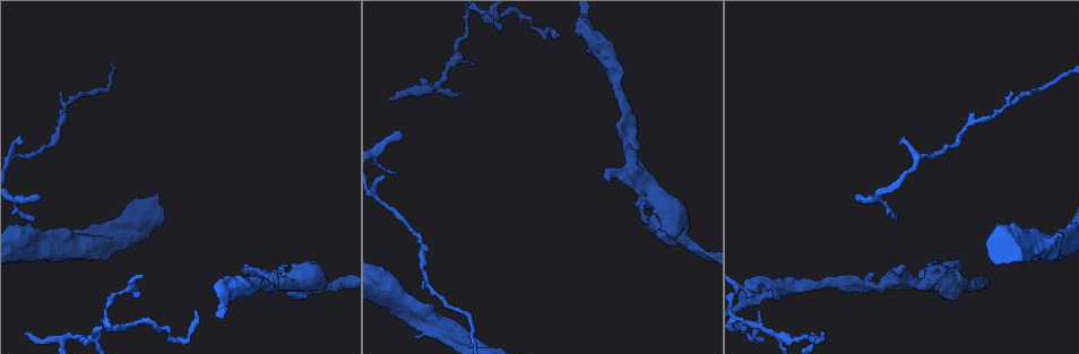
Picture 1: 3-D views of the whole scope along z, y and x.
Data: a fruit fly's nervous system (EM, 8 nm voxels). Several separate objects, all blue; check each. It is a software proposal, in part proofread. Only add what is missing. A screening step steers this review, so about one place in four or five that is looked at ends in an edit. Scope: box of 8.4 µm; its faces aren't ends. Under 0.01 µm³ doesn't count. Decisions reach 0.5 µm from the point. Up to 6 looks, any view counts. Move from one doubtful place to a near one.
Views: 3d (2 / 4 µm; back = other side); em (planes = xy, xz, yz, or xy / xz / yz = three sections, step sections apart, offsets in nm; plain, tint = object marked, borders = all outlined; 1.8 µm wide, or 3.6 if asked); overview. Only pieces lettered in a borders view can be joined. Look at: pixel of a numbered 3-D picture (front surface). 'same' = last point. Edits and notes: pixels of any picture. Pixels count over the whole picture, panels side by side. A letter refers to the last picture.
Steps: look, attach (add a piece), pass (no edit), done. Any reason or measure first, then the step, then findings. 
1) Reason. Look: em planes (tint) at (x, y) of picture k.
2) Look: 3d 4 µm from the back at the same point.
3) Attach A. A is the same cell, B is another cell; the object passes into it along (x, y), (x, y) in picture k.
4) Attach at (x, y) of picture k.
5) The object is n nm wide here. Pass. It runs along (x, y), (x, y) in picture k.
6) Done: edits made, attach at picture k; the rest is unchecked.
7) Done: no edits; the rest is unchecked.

Sharp bend. Look: em yz step 8 (tint) at (458, 59) of picture 1.

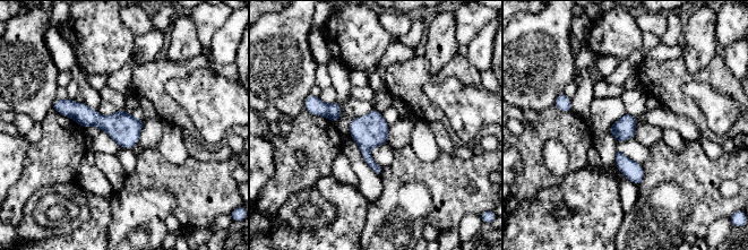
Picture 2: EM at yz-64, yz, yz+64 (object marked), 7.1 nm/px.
Look: em planes (borders) at the same point.

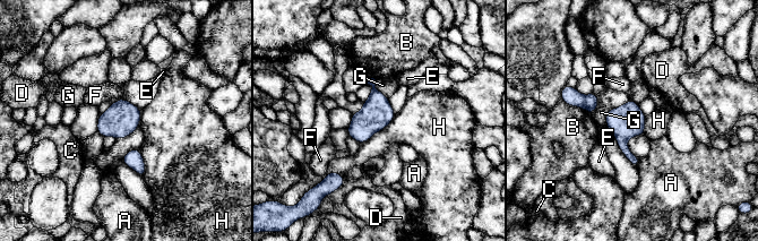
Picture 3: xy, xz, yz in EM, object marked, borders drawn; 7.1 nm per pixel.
Pass. A, B, C, D, E, F, G and H are other cells; a border runs along (396, 113), (384, 128), (360, 144) in picture 3; no lettered piece goes on from it.

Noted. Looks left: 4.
Tapers out. Look: em xy step 4 (tint) at (28, 334) of picture 1.

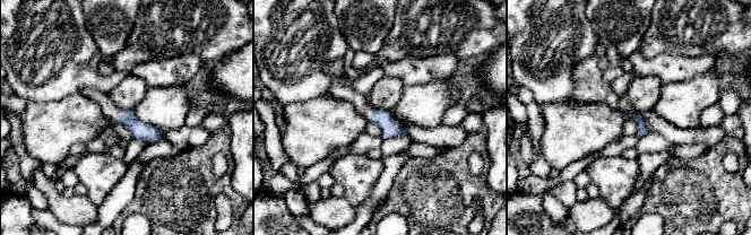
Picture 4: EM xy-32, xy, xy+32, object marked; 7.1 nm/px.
Look: em planes (borders) at the same point.

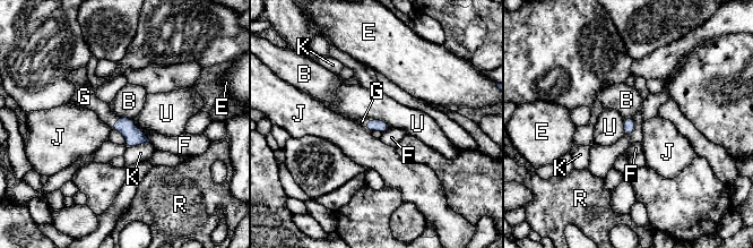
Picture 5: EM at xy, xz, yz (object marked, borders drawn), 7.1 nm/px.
The object is 80 nm wide here. Attach G. G is the same cell, B, E, F, J, K, R and U are other cells; it goes on there.

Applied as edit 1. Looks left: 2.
Look: em xy step 16 (borders) at (400, 133) of picture 1.

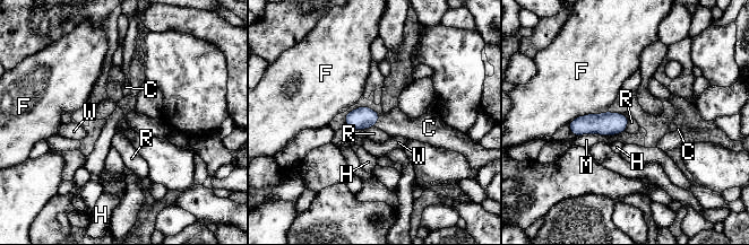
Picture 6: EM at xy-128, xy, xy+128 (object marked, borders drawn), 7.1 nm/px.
Attach C. C is the same cell, F, H, M, R and W are other cells; the object passes into it along (363, 117), (378, 120), (395, 123) in picture 6; it goes on there.

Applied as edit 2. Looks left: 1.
Done: edits made, attach at picture 5, attach at picture 6; the rest is unchecked.

